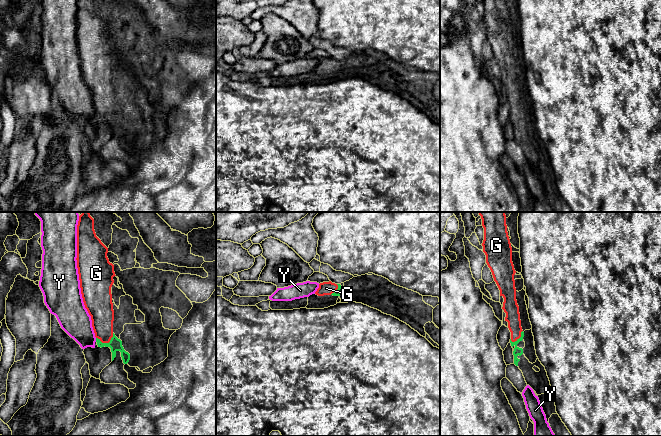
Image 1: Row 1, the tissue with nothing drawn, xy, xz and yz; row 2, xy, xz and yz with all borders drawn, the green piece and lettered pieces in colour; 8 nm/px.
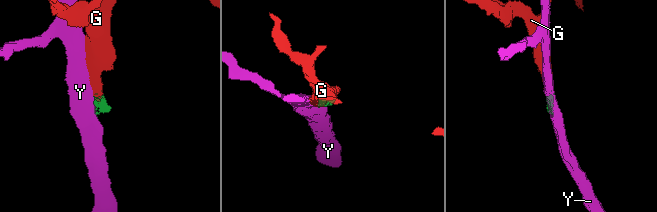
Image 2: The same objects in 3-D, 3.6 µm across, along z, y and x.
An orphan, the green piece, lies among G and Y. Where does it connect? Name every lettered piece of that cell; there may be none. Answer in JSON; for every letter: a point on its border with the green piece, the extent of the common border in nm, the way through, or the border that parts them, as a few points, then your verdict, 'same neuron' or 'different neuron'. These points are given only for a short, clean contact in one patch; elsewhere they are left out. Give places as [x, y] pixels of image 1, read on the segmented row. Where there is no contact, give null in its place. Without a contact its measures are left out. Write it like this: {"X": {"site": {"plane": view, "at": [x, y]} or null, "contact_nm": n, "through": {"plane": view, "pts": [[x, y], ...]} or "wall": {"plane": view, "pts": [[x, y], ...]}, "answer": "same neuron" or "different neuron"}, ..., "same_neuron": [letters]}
{"G": {"site": {"plane": "xy", "at": [106, 343]}, "contact_nm": 150, "through": {"plane": "xy", "pts": [[115, 344], [106, 343], [102, 325], [102, 314]]}, "answer": "same neuron"}, "Y": {"site": {"plane": "xy", "at": [96, 340]}, "contact_nm": 30, "wall": {"plane": "xy", "pts": [[95, 338], [96, 341]]}, "answer": "different neuron"}, "same_neuron": ["G"]}

